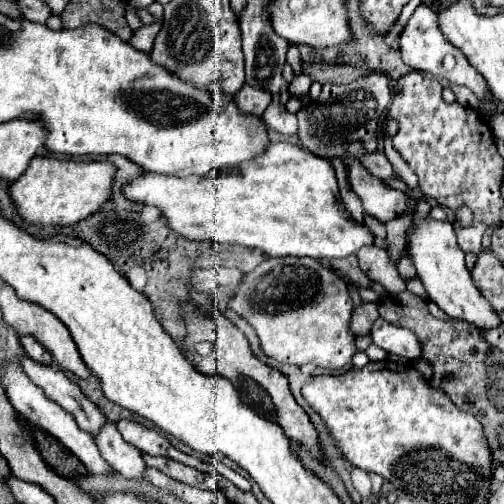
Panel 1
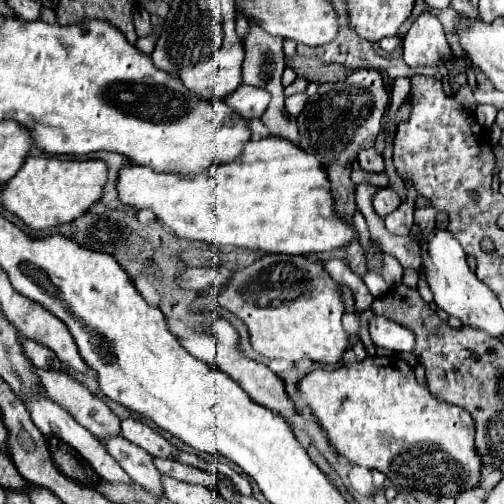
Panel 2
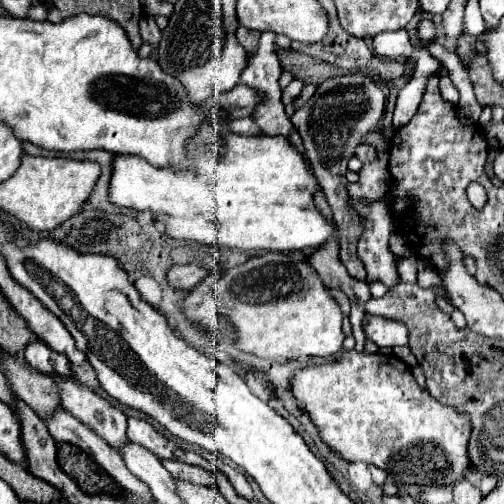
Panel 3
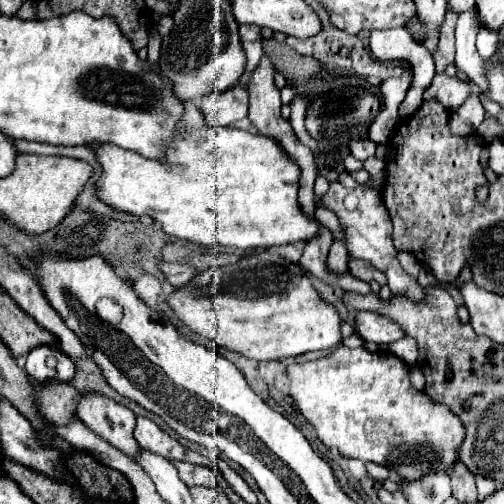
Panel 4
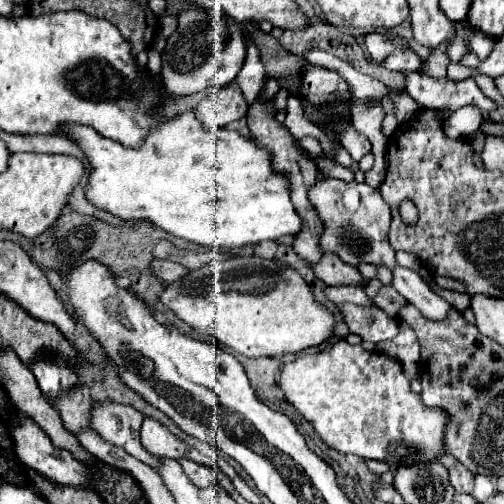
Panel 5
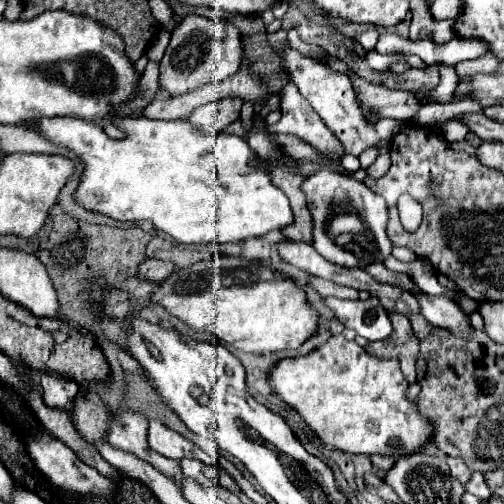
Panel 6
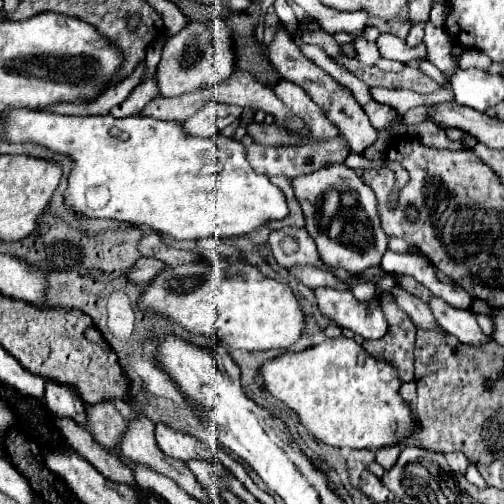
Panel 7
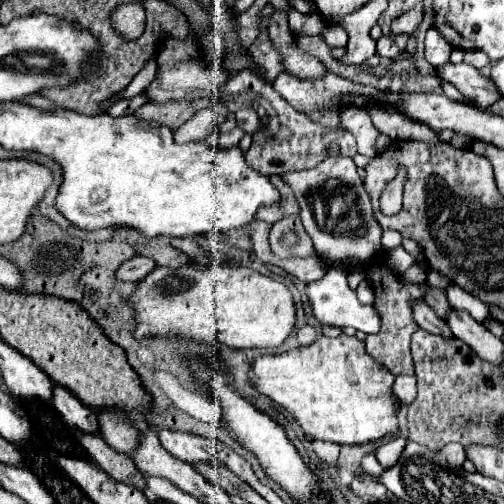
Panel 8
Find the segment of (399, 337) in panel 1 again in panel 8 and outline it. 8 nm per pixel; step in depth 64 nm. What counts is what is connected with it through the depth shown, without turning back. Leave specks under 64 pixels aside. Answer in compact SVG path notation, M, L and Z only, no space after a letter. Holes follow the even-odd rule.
M332 266L320 282L308 284L308 298L314 304L314 314L322 324L332 324L338 328L352 326L364 334L380 332L380 314L374 310L374 306L364 306L358 302L356 292L346 282L346 270L342 266Z

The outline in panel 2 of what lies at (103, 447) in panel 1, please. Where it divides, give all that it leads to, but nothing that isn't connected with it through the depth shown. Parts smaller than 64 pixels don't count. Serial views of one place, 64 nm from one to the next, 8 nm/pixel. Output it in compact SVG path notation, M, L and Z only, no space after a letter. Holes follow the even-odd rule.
M110 436L108 440L104 440L104 448L120 464L120 468L124 468L132 482L148 488L154 496L164 494L160 488L160 472L154 468L152 456L146 450L122 436Z

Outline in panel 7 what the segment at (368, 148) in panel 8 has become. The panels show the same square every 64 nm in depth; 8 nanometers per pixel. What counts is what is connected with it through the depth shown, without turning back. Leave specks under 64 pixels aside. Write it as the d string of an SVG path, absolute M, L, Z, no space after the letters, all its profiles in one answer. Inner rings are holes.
M278 30L278 34L274 36L274 42L272 42L270 48L268 48L268 58L270 58L270 62L276 66L276 70L280 72L282 78L286 78L286 80L298 84L306 94L310 94L310 98L312 98L316 104L320 104L320 108L322 108L322 112L326 114L326 118L328 118L328 120L338 128L338 132L348 140L348 146L352 148L352 152L362 154L370 144L376 142L380 131L376 130L376 128L368 122L368 116L364 114L362 106L356 102L356 98L352 96L352 92L350 92L344 84L336 82L330 74L326 74L320 66L316 66L310 58L306 58L306 56L300 52L298 44L294 44L294 40L290 38L290 34L288 34L286 30Z

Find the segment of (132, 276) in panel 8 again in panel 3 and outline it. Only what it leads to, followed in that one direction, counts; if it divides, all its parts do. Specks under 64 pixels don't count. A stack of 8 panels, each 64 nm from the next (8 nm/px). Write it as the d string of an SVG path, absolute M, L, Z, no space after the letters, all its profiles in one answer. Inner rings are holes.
M172 266L168 270L168 284L172 284L174 288L182 288L182 290L192 290L196 284L200 284L200 280L206 280L210 276L210 270L200 268L200 266Z

